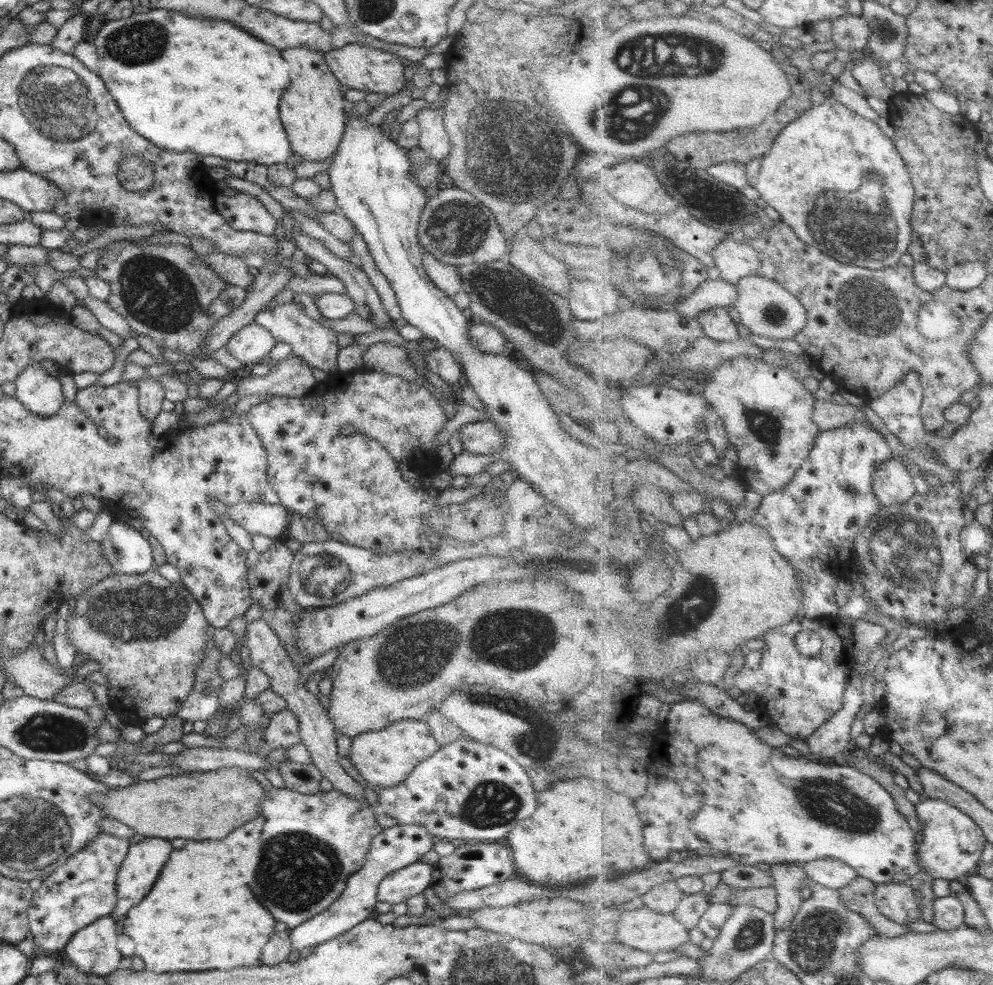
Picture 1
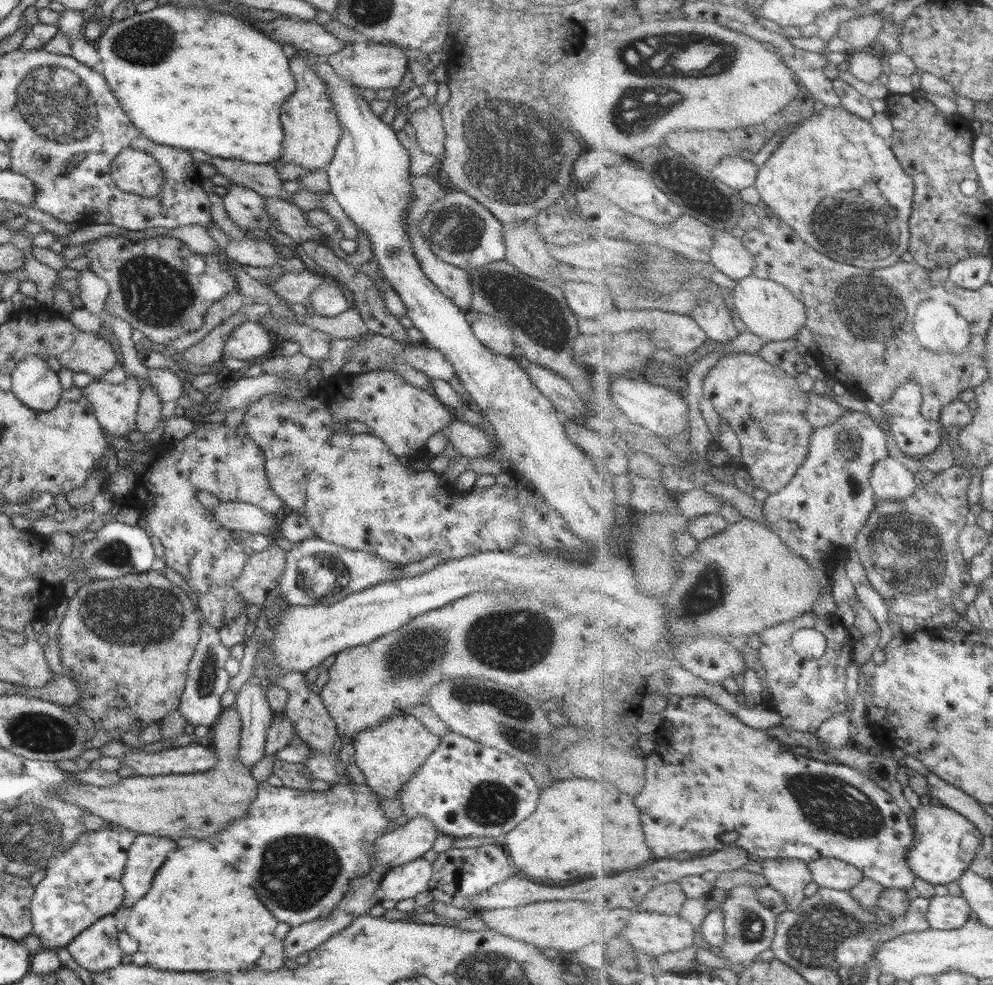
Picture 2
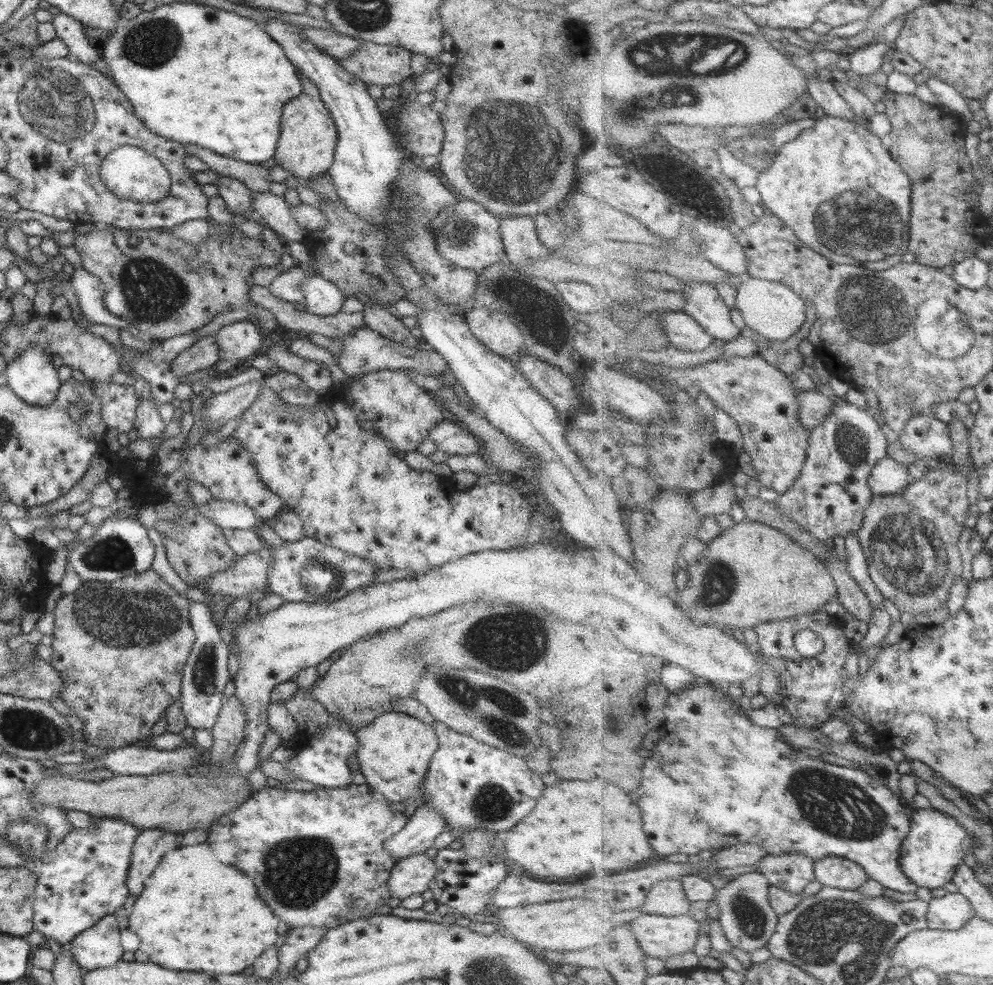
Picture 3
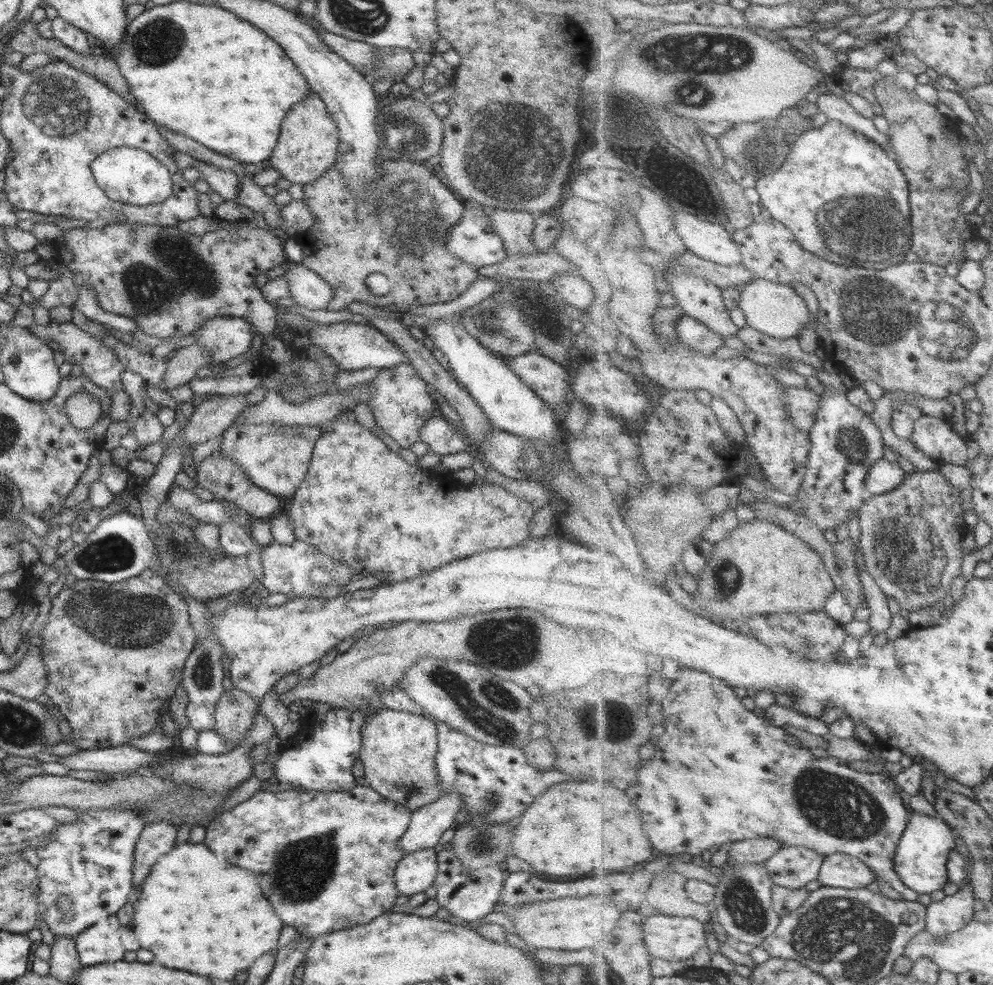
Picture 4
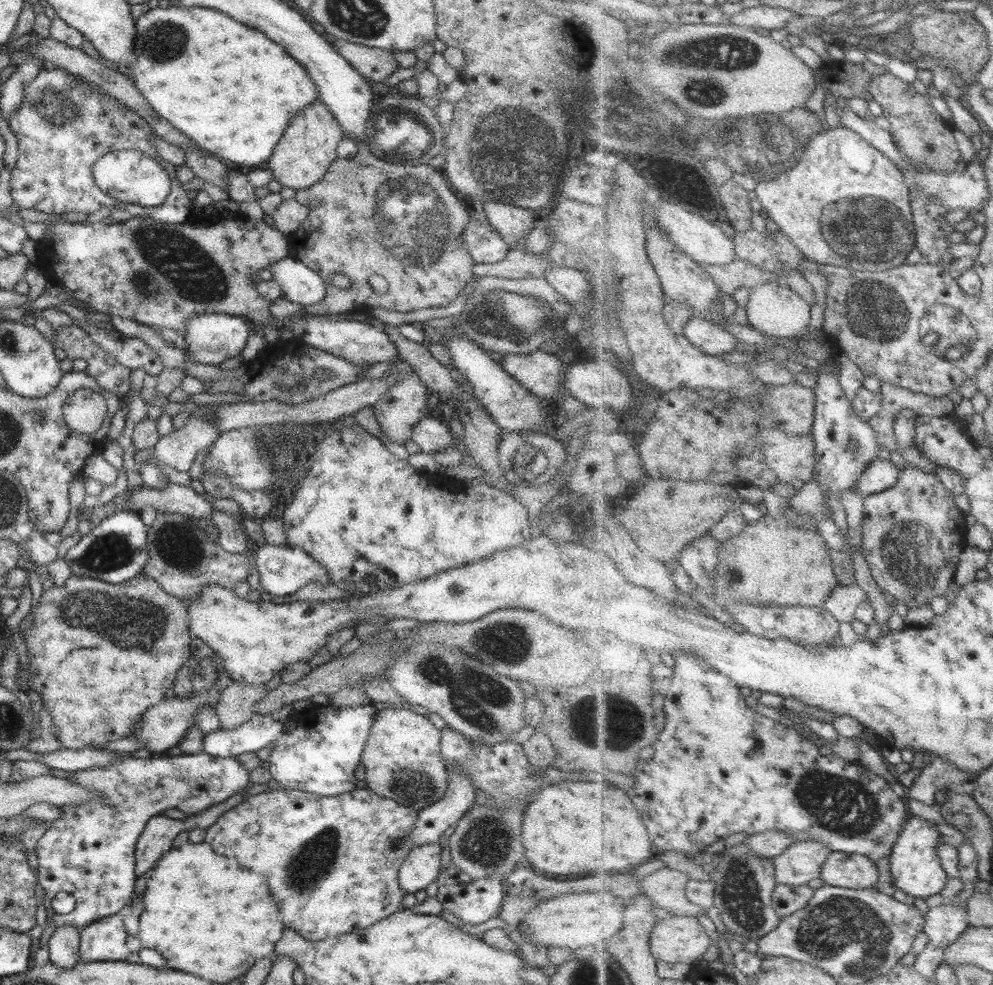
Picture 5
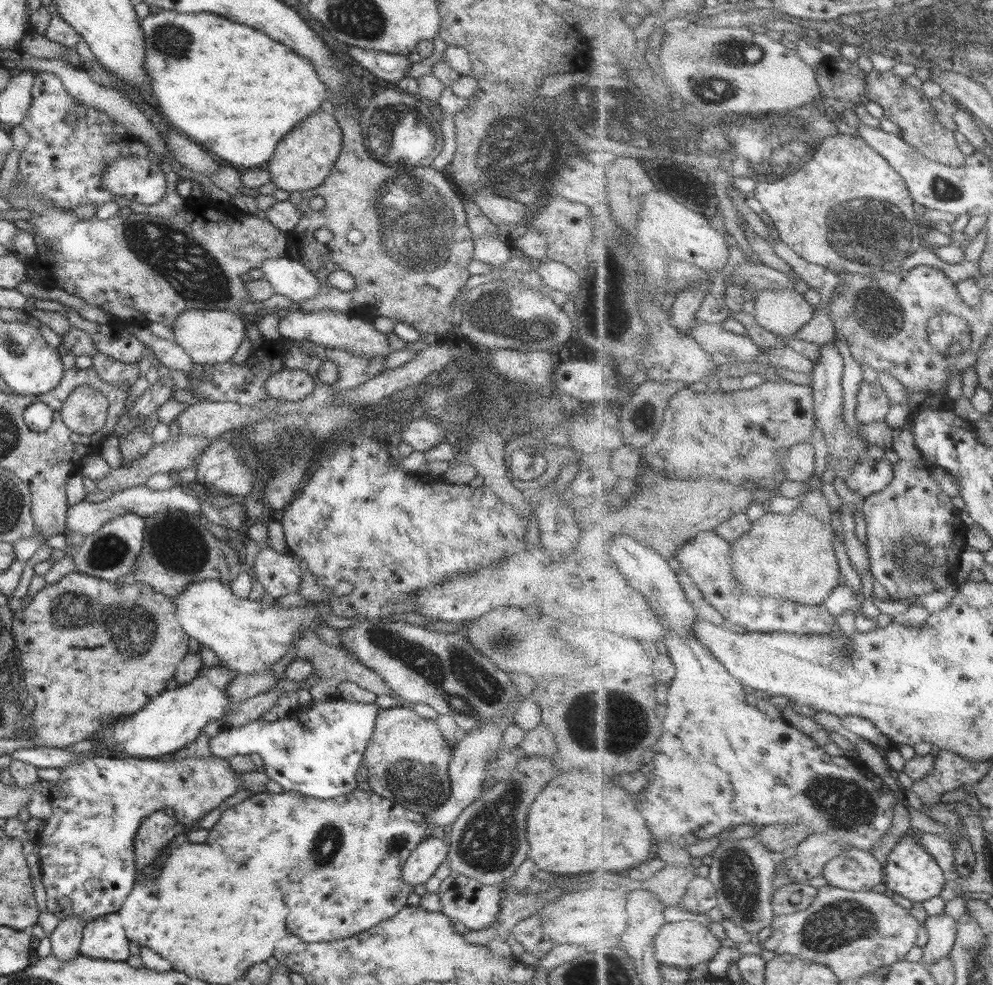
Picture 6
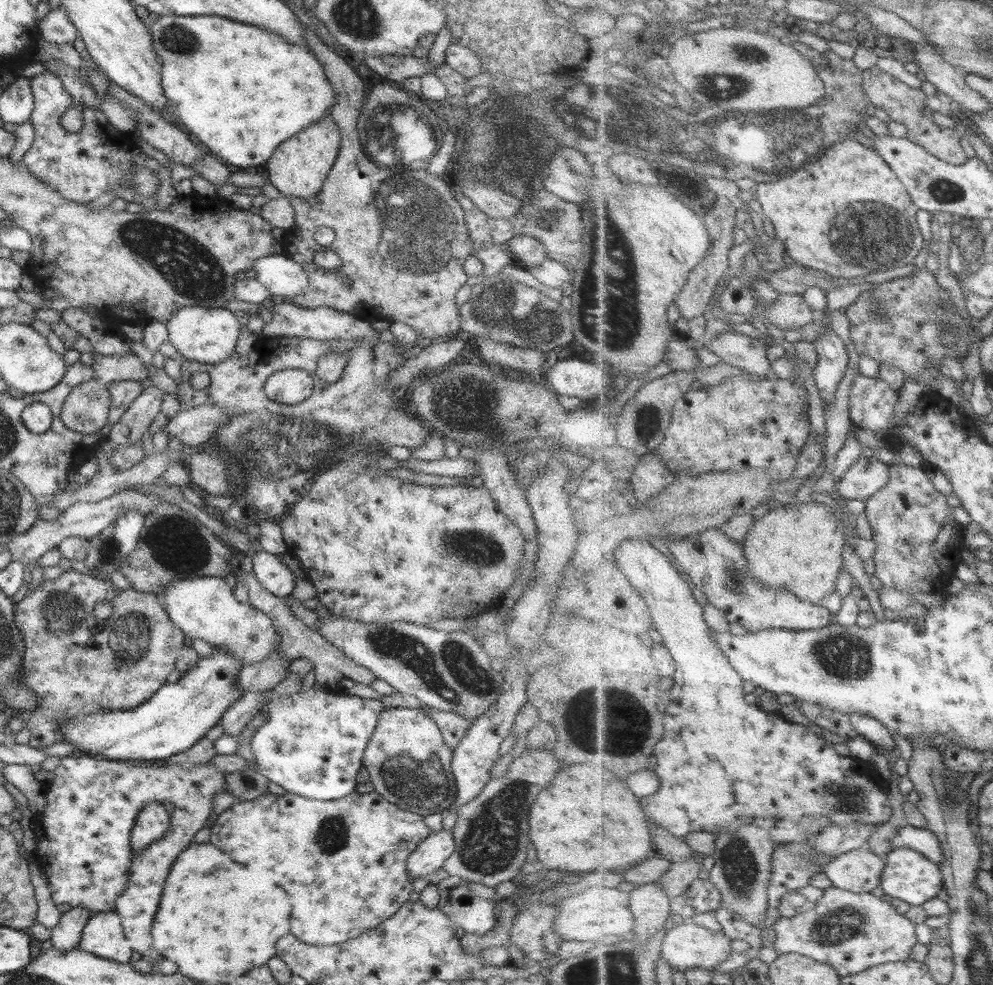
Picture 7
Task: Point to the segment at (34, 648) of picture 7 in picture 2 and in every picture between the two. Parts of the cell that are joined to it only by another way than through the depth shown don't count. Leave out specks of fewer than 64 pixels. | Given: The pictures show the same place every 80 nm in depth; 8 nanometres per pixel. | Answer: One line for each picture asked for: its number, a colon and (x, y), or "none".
2: (127, 642)
3: (120, 647)
4: (114, 653)
5: (100, 654)
6: (93, 651)

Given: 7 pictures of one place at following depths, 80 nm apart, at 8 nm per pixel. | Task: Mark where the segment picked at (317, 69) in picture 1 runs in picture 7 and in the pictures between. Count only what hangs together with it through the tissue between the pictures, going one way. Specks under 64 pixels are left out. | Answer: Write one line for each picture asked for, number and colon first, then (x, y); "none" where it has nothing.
2: (311, 129)
3: (306, 147)
4: (306, 149)
5: (301, 158)
6: (303, 160)
7: (299, 166)

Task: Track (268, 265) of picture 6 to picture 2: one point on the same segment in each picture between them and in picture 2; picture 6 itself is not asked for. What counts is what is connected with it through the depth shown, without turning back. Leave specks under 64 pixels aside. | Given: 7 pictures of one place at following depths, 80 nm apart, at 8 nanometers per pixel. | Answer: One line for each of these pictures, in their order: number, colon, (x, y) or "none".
2: (326, 299)
3: (320, 296)
4: (308, 289)
5: (300, 284)

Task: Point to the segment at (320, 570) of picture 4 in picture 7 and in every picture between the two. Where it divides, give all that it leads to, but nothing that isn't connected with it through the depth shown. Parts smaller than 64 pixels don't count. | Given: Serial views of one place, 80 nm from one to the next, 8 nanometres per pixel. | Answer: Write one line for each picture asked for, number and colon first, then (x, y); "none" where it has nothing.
5: (283, 570)
6: (279, 573)
7: (276, 578)

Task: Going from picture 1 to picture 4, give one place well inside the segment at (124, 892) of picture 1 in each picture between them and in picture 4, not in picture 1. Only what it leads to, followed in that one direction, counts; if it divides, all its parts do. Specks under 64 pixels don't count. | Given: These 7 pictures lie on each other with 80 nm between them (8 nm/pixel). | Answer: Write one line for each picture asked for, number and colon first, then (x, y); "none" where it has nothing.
2: (148, 852)
3: (150, 846)
4: (158, 838)

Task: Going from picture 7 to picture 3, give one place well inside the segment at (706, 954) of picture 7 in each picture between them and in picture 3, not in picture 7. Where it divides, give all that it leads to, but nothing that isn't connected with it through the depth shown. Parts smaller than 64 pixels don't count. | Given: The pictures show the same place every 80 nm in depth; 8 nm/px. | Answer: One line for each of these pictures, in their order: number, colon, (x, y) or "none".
3: (661, 936)
4: (673, 938)
5: (682, 938)
6: (686, 944)

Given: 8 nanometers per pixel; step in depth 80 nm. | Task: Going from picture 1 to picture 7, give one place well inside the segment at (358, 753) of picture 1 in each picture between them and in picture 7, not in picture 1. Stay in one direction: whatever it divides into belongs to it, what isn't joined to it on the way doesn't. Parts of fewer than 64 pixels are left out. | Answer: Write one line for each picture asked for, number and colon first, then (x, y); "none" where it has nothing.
2: (389, 755)
3: (395, 750)
4: (399, 749)
5: (403, 759)
6: (407, 759)
7: (409, 763)

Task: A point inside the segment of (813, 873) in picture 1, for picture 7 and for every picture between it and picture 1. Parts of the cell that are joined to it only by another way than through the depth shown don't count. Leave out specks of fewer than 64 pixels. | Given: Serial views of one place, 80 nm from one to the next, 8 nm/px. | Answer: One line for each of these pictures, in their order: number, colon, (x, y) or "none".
2: (829, 872)
3: (843, 873)
4: (839, 870)
5: (857, 871)
6: (859, 870)
7: (860, 870)

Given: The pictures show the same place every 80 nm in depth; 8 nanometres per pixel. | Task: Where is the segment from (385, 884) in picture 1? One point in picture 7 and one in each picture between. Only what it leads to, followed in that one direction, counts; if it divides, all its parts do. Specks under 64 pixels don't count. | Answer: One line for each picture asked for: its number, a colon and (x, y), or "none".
2: (405, 881)
3: (411, 876)
4: (416, 873)
5: (421, 867)
6: (423, 862)
7: (429, 857)

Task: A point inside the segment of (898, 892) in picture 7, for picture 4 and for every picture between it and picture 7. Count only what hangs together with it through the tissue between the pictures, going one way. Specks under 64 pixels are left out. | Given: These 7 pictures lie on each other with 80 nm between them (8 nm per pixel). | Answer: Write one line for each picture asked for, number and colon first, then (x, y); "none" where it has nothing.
4: (923, 859)
5: (916, 866)
6: (912, 872)

